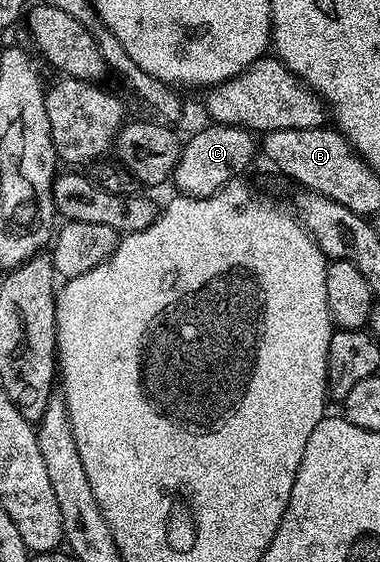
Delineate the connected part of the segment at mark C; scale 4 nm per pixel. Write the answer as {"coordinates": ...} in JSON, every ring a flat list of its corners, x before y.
{"coordinates":[[210,122,209,127,205,127,202,131,197,131,188,140,184,140,181,148,181,156,177,162,177,168,173,171,171,180,172,186,177,186,176,189,180,194,190,195,196,199,202,199,208,195,214,195,219,188,227,183,232,183,253,163,253,158,259,155,259,143,255,138,254,132,249,131,246,127,236,127,235,125,227,125,226,123]]}

